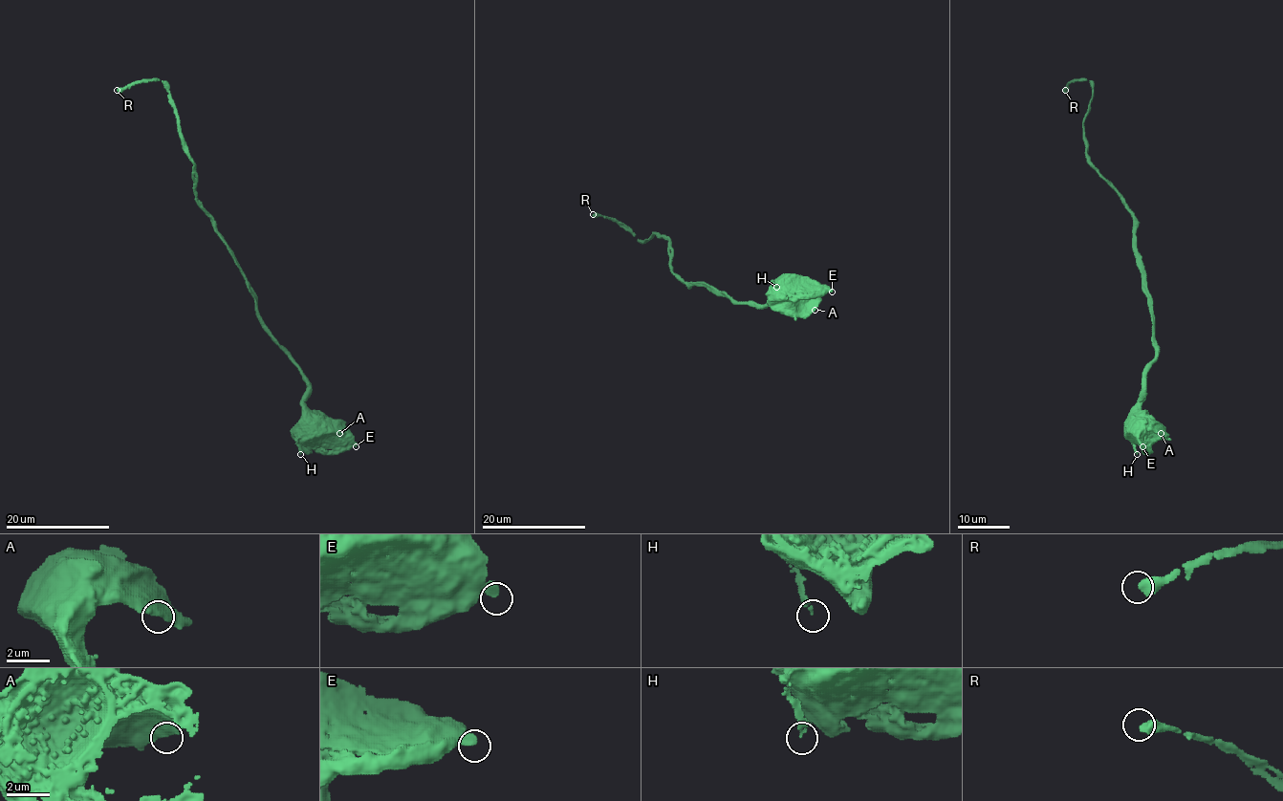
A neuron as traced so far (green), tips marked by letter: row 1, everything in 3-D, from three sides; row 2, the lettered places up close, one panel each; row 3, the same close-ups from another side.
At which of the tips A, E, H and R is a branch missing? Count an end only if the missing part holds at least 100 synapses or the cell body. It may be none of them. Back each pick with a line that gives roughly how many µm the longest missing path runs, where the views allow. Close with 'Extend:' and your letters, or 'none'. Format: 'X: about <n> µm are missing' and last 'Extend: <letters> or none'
R: about 160 µm are missing
Extend: R

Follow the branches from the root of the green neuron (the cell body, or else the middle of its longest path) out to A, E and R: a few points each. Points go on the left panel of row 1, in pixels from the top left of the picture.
A: (311, 431), (315, 439), (333, 425), (339, 433)
E: (311, 431), (315, 439), (348, 439), (356, 446)
R: (311, 431), (307, 378), (261, 320), (255, 292), (196, 197), (193, 162), (167, 86), (141, 79), (117, 90)

